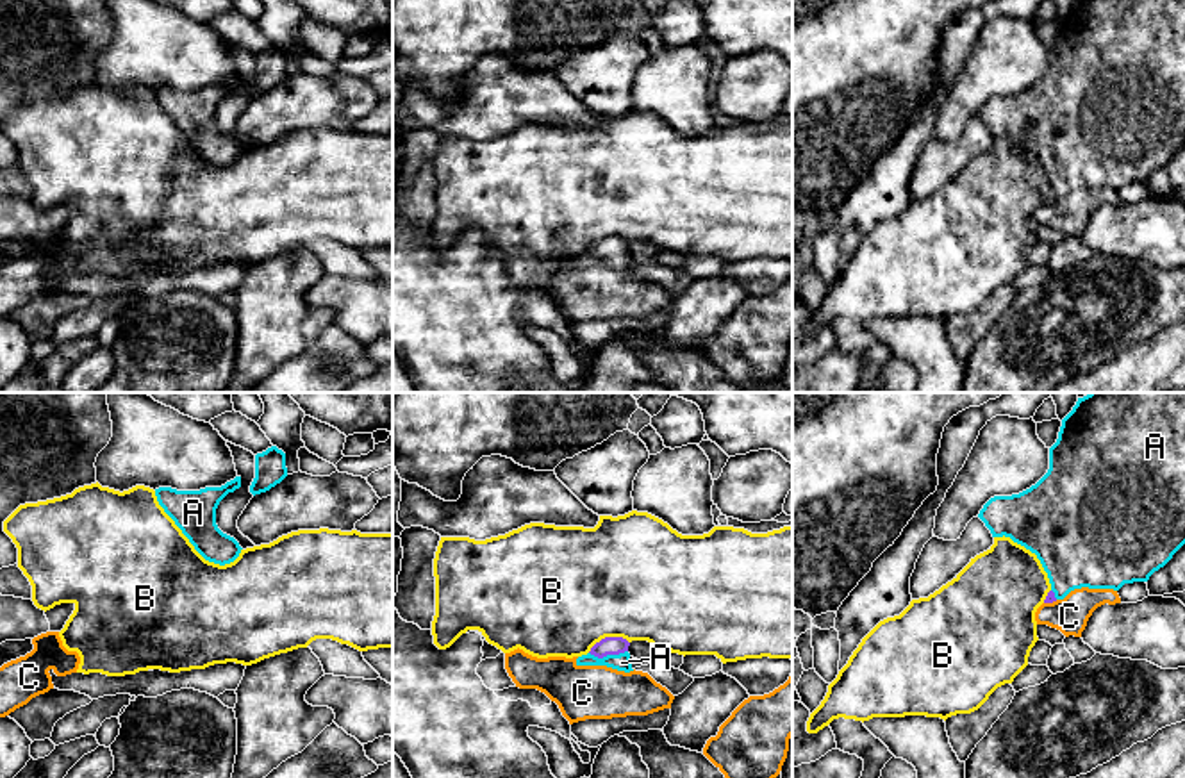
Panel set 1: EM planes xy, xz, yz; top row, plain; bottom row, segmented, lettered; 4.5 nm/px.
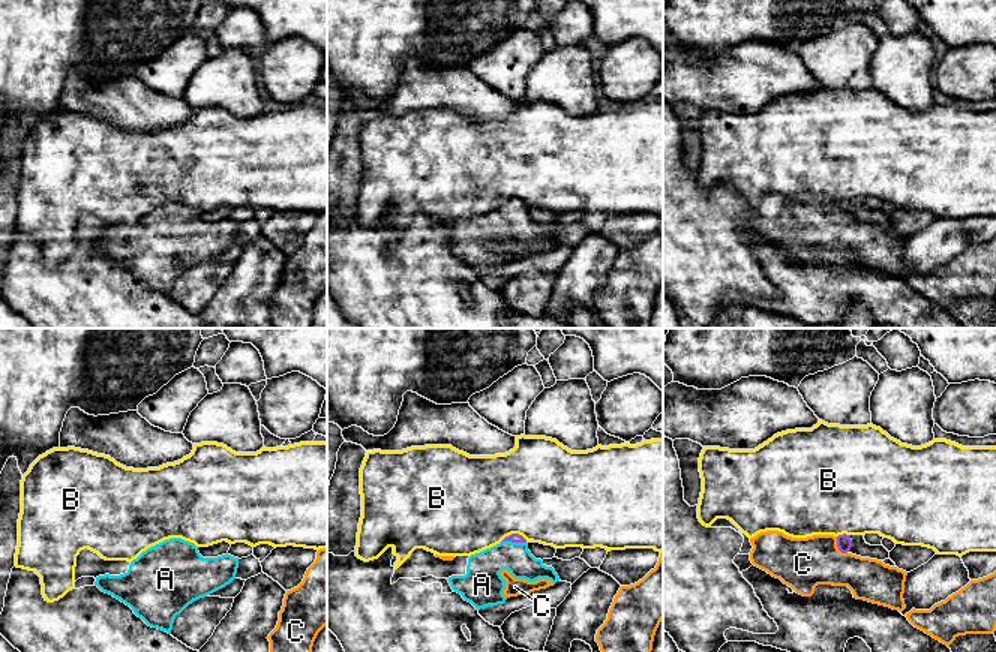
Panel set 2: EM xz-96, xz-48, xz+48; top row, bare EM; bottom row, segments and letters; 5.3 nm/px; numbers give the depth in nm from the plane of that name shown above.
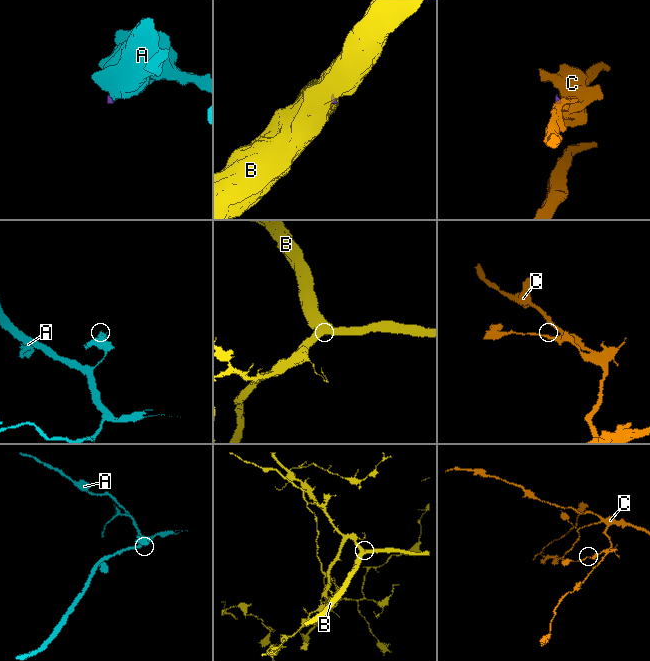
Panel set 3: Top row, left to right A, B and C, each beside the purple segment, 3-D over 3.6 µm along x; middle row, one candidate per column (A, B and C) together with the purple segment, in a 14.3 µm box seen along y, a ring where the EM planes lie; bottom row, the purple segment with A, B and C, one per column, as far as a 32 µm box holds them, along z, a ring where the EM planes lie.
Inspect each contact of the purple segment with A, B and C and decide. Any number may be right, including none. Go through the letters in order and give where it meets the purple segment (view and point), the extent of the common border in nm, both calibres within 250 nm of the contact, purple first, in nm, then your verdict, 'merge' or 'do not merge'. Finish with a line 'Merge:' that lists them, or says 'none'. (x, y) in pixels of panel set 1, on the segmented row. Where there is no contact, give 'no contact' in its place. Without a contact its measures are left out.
A: xz (607, 653) | 180 nm | 80/80 nm | merge
B: xz (607, 637) | 200 nm | 80/500 nm | do not merge
C: yz (1050, 602) | 70 nm | 50/160 nm | do not merge
Merge: A

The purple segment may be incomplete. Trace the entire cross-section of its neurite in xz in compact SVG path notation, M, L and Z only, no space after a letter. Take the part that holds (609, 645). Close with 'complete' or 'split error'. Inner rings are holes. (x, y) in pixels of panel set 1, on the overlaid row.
M605 637L596 642L587 655L576 658L576 666L607 666L630 673L632 662L628 653L630 642L623 637Z | split error

